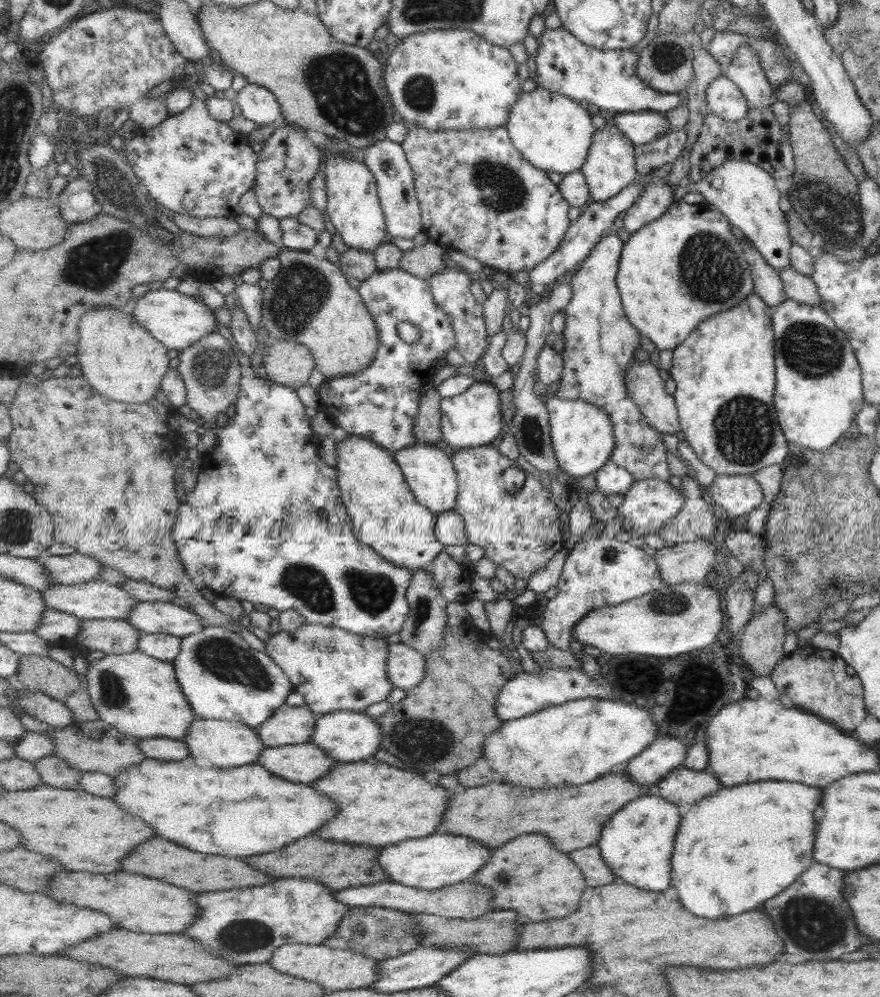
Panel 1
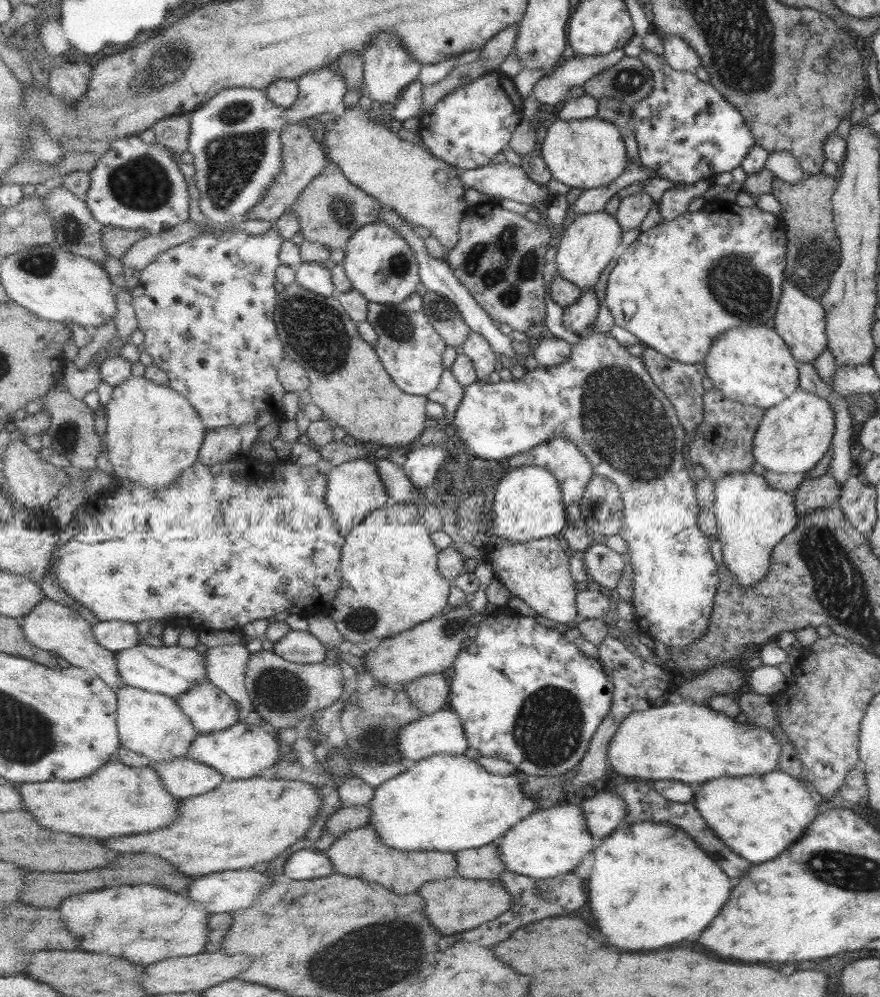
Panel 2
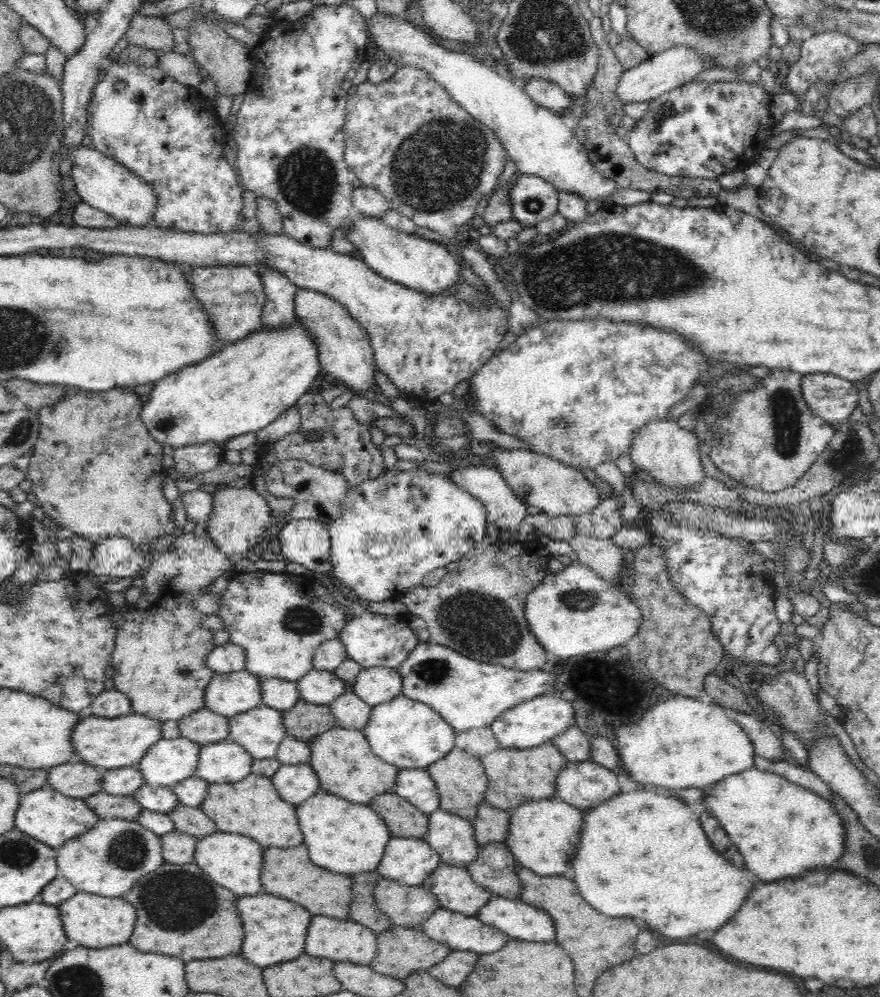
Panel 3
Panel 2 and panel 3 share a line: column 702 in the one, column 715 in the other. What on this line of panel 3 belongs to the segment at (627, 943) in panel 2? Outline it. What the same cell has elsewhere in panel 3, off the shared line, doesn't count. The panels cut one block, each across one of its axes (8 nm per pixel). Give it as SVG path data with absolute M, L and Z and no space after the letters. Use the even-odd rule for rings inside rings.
M625 787L616 796L583 811L583 826L579 837L579 850L576 851L575 857L571 860L571 867L574 868L574 880L576 886L580 888L579 893L584 897L584 900L588 901L588 904L591 904L592 908L595 908L598 912L610 918L624 918L624 916L644 918L644 922L650 928L658 930L660 934L664 934L668 938L686 938L686 936L698 934L702 930L706 930L706 932L708 930L710 932L718 930L720 926L724 926L740 910L740 904L748 896L748 890L754 888L754 880L748 880L742 874L742 870L744 872L748 871L745 868L740 868L739 865L732 864L727 857L716 854L716 850L718 849L710 846L711 841L708 840L707 833L704 832L700 818L692 812L686 802L673 795L663 796L662 794L645 790L642 787Z

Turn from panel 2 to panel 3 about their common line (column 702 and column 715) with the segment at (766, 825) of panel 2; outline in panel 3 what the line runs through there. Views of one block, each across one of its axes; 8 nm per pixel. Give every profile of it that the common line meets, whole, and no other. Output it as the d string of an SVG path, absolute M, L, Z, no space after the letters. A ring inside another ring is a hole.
M754 766L744 772L724 777L703 791L705 810L719 820L721 827L738 847L745 860L745 869L754 872L756 878L762 882L795 878L803 875L804 871L812 871L818 867L836 868L839 858L845 853L846 832L843 820L831 801L785 777L758 770Z

